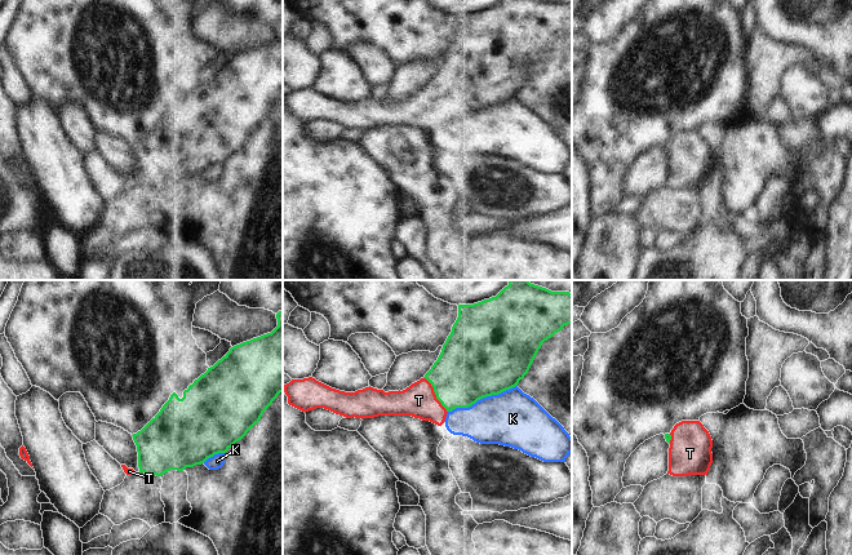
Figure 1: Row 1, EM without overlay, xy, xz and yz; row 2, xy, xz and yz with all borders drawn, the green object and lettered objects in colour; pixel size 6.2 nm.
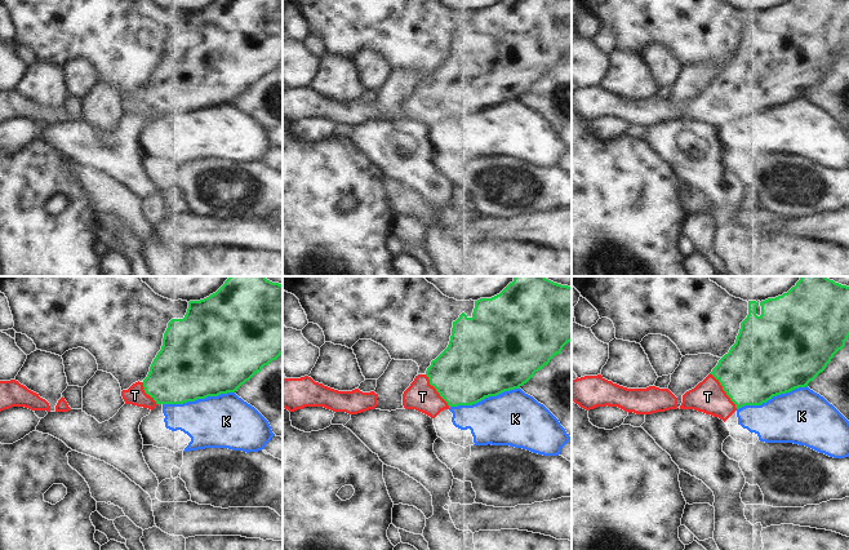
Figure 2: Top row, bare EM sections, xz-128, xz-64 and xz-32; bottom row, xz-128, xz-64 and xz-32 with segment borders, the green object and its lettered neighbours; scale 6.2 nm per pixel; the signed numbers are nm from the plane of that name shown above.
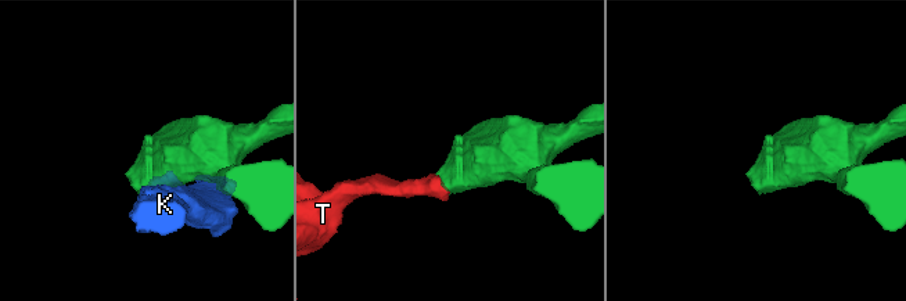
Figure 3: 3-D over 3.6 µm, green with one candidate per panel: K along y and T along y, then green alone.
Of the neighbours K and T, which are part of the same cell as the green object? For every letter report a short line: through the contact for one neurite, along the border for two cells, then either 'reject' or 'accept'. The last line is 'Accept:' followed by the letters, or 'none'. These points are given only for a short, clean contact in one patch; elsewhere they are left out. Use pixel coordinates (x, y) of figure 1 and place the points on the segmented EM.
K: reject
T: xz (466, 371), (435, 394), (430, 399), (418, 400) | accept
Accept: T

